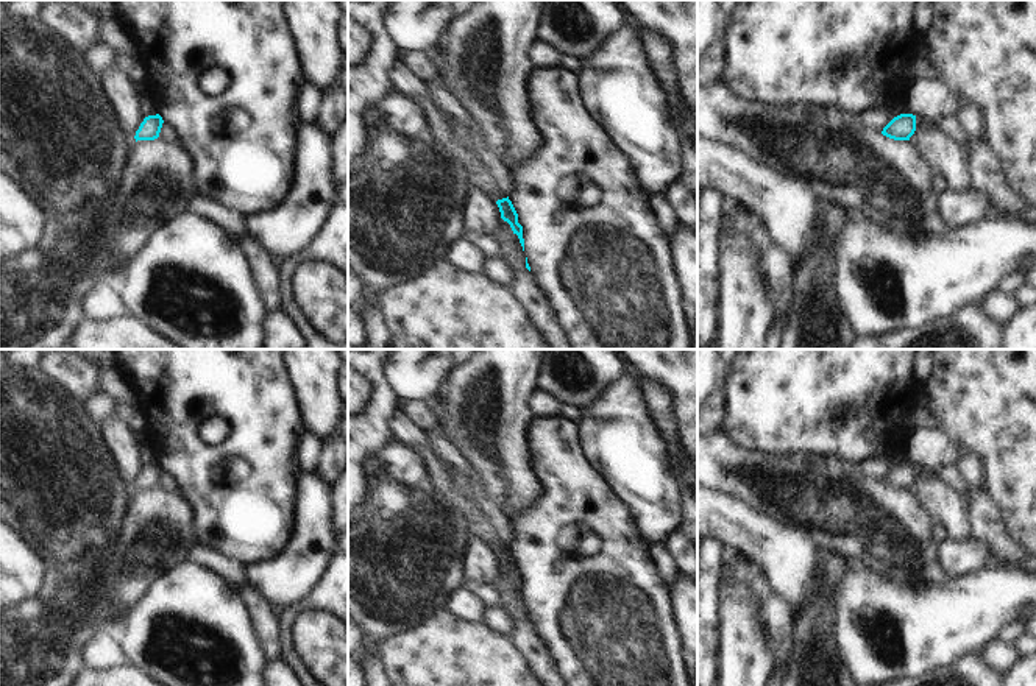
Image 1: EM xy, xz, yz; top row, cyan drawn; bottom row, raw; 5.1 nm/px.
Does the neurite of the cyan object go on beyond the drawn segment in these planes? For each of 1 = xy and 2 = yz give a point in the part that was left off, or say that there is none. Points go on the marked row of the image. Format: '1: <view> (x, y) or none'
1: none
2: none

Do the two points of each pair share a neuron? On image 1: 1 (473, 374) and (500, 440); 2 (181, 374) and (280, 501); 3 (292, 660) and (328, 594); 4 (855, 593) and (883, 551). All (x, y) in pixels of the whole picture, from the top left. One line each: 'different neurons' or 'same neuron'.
1: same neuron
2: same neuron
3: same neuron
4: different neurons

